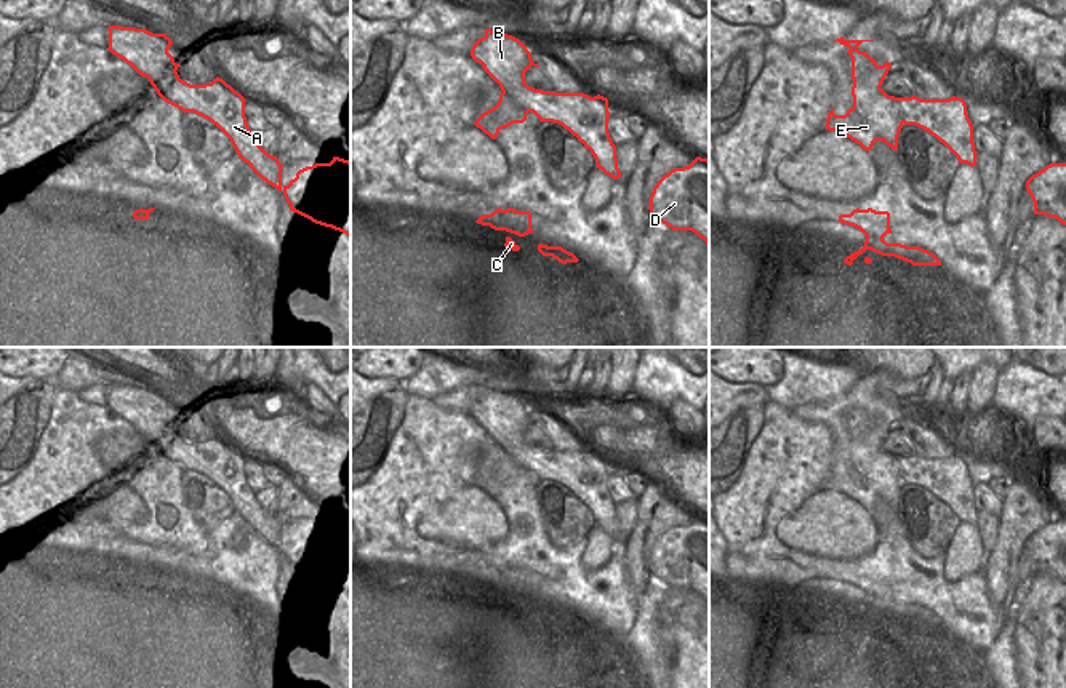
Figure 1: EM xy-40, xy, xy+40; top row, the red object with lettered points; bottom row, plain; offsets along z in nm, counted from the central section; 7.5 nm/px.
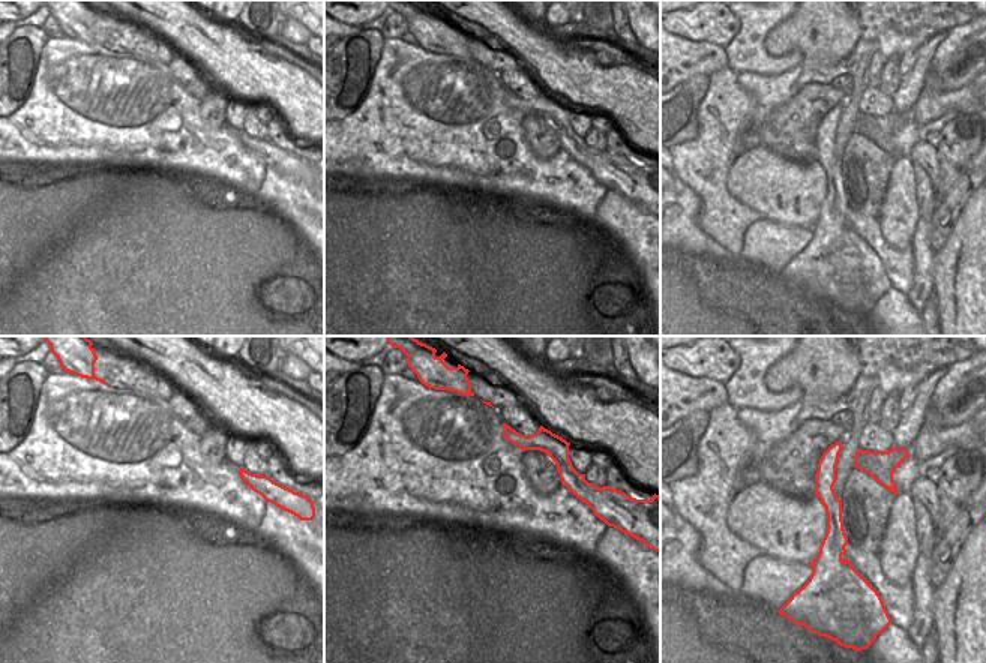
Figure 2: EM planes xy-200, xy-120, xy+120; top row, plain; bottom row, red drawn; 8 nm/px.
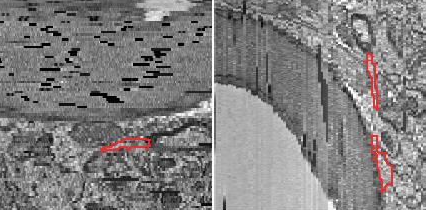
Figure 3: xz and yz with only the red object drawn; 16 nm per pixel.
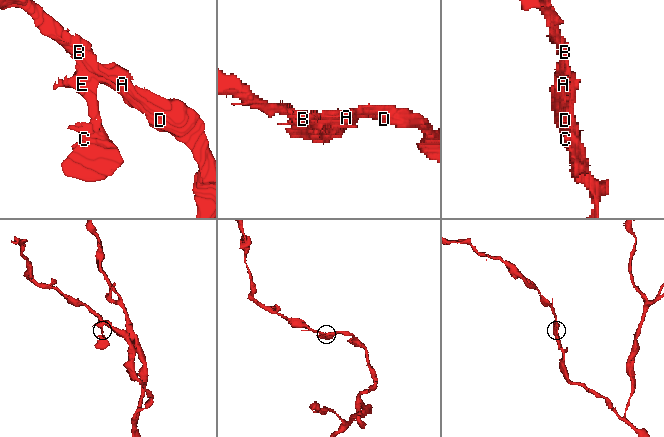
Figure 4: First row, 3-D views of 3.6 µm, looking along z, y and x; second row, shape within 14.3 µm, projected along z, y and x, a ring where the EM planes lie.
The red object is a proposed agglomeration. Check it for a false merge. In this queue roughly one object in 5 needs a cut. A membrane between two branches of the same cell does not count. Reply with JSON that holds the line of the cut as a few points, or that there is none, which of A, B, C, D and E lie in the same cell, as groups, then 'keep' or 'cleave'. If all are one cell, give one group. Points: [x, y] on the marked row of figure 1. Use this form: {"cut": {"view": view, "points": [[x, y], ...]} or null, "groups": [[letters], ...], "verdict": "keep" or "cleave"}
{"cut": {"view": "xy+40", "points": [[879, 87], [877, 95], [885, 96], [897, 108], [903, 122]]}, "groups": [["A", "B", "D"], ["C", "E"]], "verdict": "cleave"}

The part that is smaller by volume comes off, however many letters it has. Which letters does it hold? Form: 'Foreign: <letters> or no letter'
Foreign: C, E

